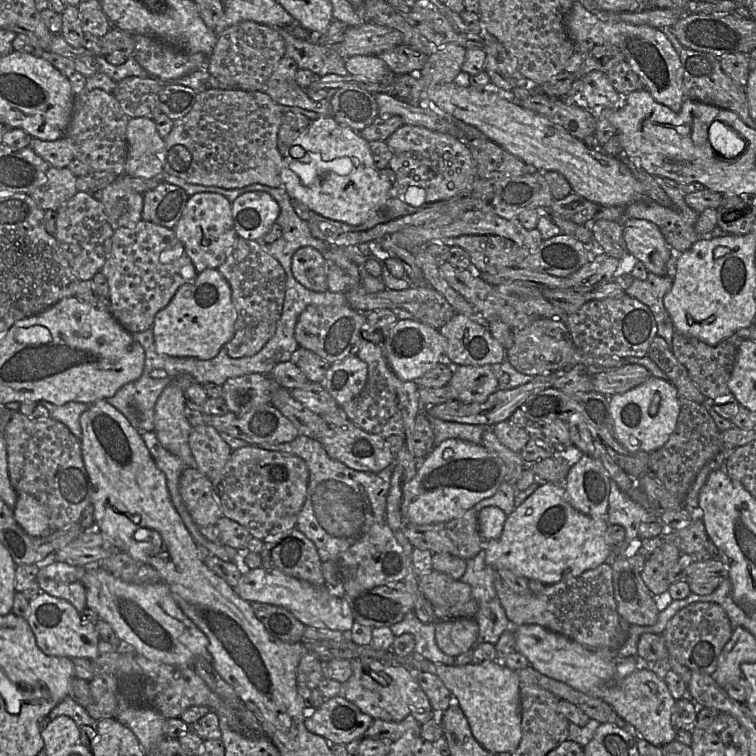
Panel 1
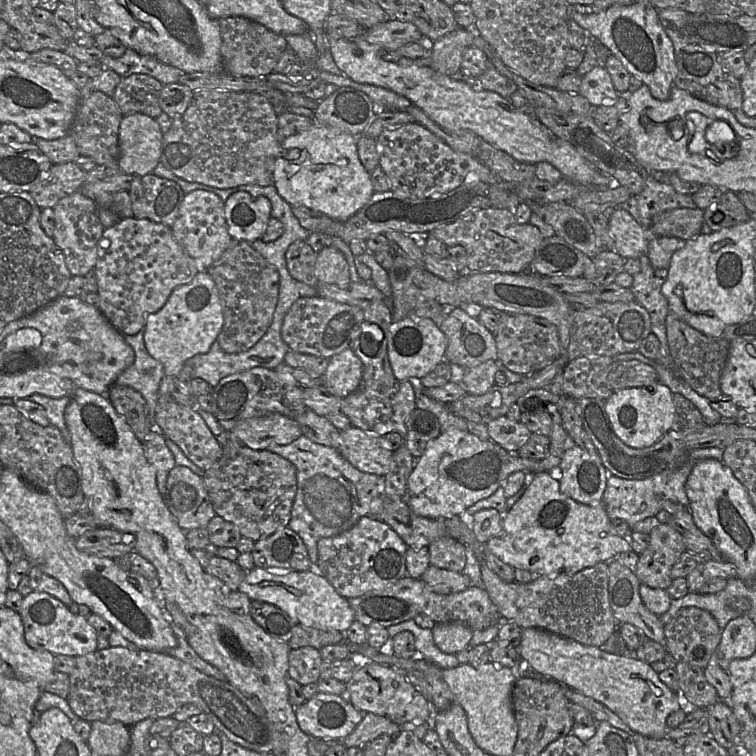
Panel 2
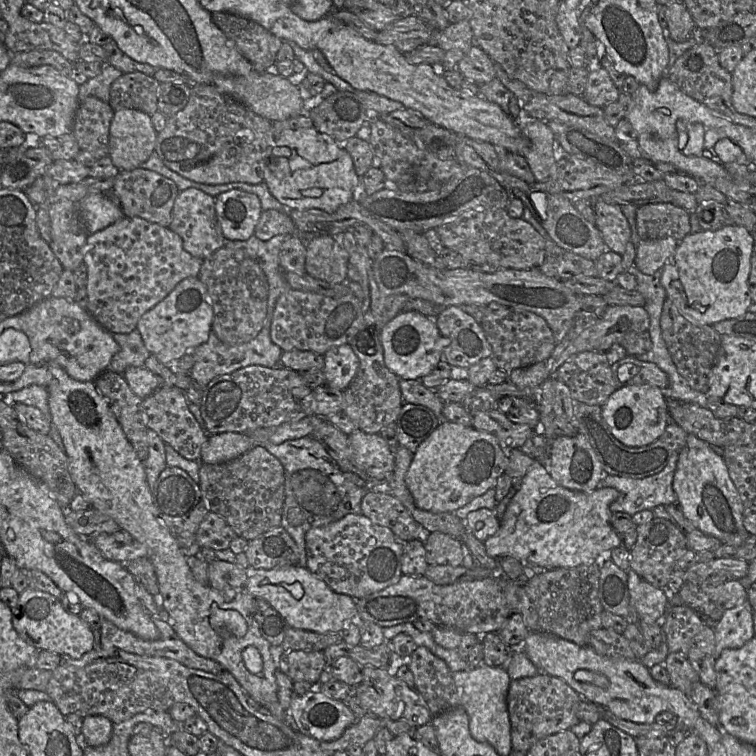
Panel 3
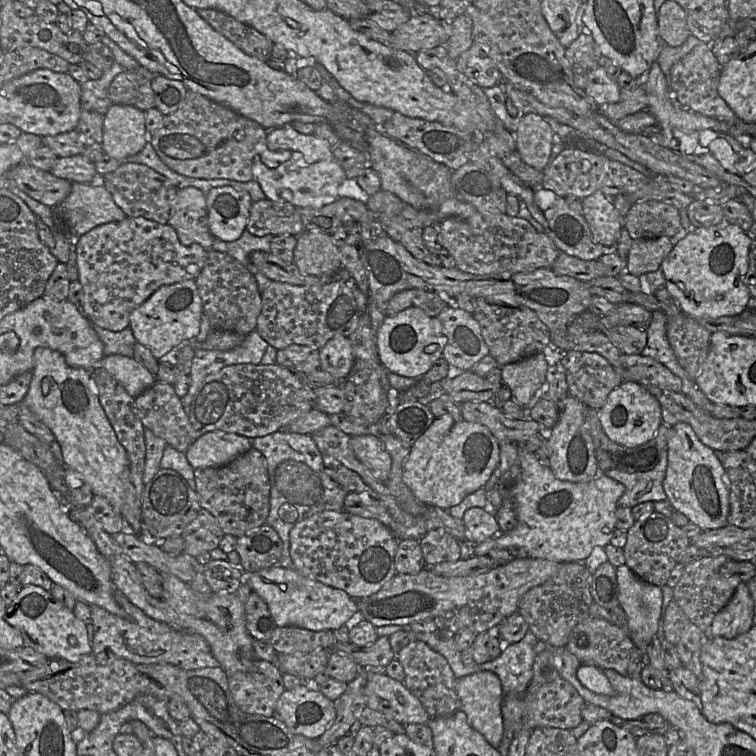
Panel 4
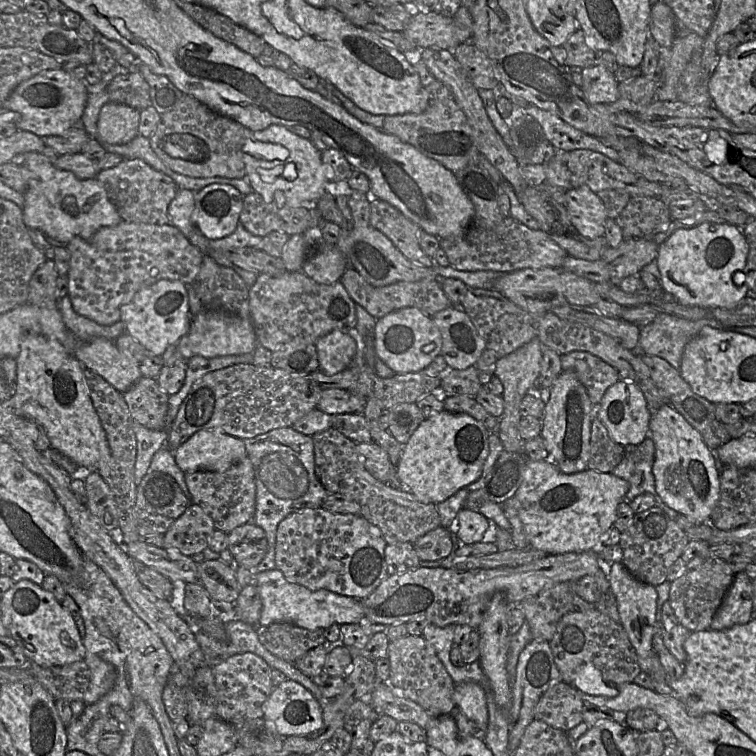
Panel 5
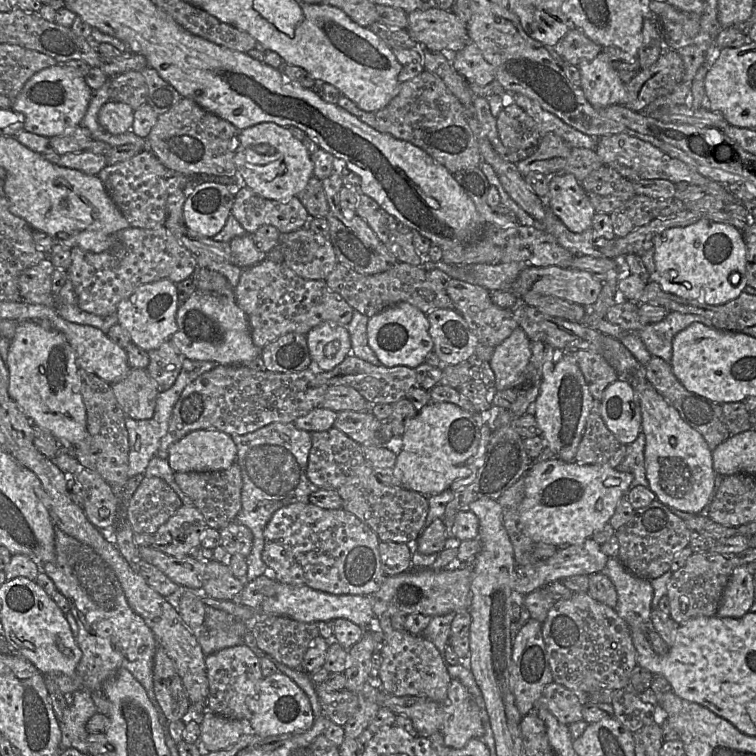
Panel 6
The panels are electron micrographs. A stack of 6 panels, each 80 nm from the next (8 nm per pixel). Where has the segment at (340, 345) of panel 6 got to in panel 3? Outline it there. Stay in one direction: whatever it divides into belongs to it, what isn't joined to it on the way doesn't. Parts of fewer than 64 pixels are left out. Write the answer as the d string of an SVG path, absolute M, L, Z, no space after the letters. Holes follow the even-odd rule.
M349 344L333 347L323 356L325 385L343 391L357 373L358 357Z

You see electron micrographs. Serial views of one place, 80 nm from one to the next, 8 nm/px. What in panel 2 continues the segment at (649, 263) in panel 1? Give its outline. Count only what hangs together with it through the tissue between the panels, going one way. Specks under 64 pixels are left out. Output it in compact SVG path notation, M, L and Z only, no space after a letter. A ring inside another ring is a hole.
M614 208L610 211L609 233L614 241L614 251L624 259L638 259L646 254L650 231L625 210Z

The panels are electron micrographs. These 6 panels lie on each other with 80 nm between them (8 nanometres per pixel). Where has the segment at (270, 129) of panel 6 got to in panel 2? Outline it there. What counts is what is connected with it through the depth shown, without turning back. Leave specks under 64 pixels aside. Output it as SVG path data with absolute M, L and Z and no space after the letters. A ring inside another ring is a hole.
M314 124L307 130L298 132L286 138L281 146L283 149L298 148L300 158L289 160L279 157L274 163L274 184L279 195L291 206L305 206L321 212L334 220L346 221L354 216L375 193L370 173L362 165L358 150L358 138L338 128Z

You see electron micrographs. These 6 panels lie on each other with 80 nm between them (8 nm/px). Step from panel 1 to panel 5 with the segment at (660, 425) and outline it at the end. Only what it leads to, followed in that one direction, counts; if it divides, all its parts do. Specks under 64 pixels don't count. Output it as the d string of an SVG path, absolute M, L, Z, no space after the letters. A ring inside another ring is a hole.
M620 379L604 393L599 405L598 417L610 438L624 447L640 444L649 432L652 410L642 391L632 382Z

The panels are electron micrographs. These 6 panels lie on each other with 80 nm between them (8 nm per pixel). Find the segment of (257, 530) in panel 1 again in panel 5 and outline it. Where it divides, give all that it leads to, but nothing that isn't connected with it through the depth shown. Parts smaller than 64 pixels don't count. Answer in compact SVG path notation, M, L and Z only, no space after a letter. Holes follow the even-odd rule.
M246 456L225 471L199 470L185 473L185 483L192 504L200 506L213 520L217 530L229 533L238 526L253 523L256 509L256 484L251 460Z

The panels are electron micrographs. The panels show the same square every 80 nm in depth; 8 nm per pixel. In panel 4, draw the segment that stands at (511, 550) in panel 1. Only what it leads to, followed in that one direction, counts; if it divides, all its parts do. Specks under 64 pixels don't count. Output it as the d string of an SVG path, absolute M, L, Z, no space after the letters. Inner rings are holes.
M518 445L518 463L522 469L522 481L514 496L516 525L508 532L500 532L481 543L472 544L474 555L488 555L491 549L525 550L527 558L540 558L560 563L585 562L596 546L606 547L616 530L618 500L625 486L605 474L598 474L587 482L569 482L557 479L547 462L531 455Z

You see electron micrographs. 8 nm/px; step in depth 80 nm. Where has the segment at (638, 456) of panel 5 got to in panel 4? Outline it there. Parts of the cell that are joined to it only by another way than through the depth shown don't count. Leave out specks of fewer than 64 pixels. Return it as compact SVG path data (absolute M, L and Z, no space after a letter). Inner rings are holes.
M658 460L656 467L648 472L628 473L618 469L601 472L625 486L624 494L618 500L618 506L632 508L642 502L667 500L663 489L667 460Z

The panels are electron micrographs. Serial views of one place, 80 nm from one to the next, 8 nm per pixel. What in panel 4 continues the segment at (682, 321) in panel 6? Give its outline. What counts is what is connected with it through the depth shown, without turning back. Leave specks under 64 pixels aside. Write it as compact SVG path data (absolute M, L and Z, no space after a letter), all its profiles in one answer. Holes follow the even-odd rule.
M656 310L652 312L646 333L647 344L641 354L653 358L666 366L673 374L681 379L683 387L683 378L687 378L687 374L676 359L668 341L667 318L663 311Z

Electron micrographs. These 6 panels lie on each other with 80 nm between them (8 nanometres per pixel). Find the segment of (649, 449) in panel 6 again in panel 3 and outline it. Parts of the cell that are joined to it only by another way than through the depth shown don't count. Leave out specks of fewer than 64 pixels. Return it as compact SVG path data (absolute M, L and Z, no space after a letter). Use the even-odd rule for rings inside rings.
M688 434L686 444L679 452L672 486L685 518L691 521L695 528L717 538L723 545L741 546L748 540L750 534L743 525L743 504L723 458L715 453L708 443L693 434Z

